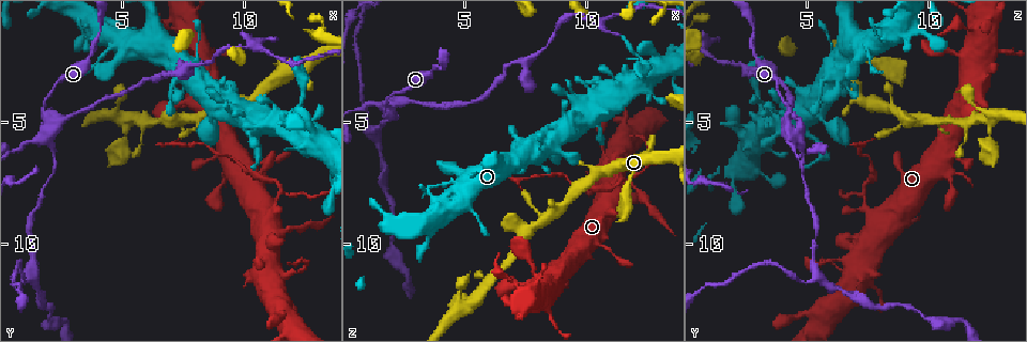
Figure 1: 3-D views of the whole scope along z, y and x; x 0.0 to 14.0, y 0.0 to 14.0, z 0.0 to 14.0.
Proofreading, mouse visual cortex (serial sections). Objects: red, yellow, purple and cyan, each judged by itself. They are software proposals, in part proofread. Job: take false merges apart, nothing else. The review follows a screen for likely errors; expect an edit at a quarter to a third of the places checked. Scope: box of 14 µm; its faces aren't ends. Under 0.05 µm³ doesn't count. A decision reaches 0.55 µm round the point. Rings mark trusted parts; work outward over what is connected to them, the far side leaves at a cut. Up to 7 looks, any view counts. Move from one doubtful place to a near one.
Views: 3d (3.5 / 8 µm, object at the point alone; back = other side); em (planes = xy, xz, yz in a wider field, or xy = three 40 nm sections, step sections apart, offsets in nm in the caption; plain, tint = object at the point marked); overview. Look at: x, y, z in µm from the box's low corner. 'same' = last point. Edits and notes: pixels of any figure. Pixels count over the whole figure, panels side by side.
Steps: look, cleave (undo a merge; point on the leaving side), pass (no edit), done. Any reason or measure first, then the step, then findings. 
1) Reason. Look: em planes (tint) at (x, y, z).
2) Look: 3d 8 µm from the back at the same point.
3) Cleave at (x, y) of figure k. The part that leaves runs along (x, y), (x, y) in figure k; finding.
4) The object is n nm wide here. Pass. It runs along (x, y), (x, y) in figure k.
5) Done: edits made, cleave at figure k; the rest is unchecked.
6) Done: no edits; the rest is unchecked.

Narrows sharply. Look: 3d 3.5 µm at (8.0, 5.3, 8.9).

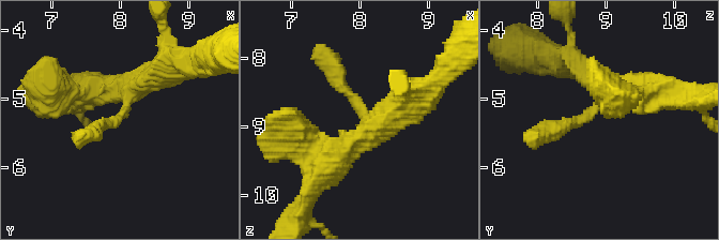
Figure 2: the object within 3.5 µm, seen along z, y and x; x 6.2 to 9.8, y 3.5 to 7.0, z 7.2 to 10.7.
Look: em xy step 5 (tint) at (8.00, 5.20, 8.75).

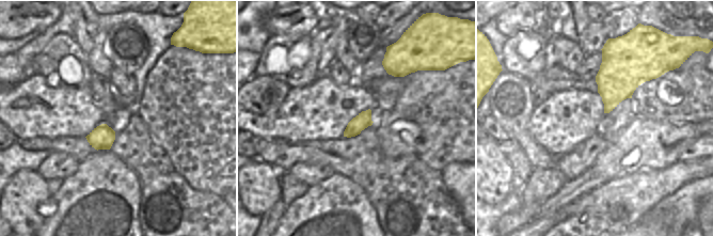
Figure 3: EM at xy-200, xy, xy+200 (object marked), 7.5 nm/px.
Pass. It runs along (158, 74), (132, 84), (125, 110), (86, 136) in figure 2; one cell here.

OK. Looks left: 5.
Sudden change in width. Look: 3d 8 µm at (9.7, 4.5, 4.3).

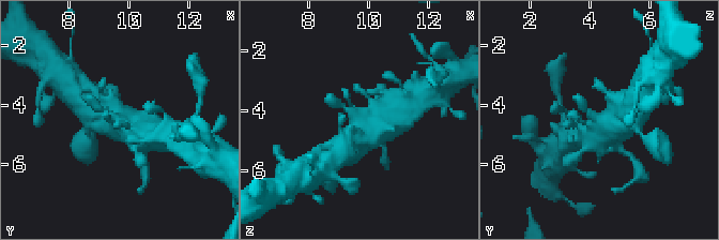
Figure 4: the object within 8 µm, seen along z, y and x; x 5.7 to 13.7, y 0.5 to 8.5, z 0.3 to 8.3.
Zoom in. Look: 3d 3.5 µm at (9.6, 4.5, 4.3).

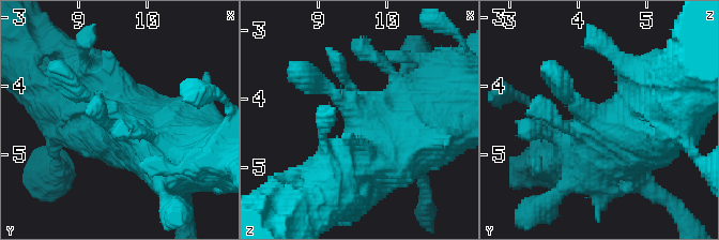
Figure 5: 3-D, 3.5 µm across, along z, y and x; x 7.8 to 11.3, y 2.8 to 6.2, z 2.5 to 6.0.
Pass. It runs along (367, 163), (394, 145), (315, 81) in figure 5; one cell here.

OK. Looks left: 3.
Calibre changes. Look: 3d 3.5 µm at (3.7, 1.0, 9.1).

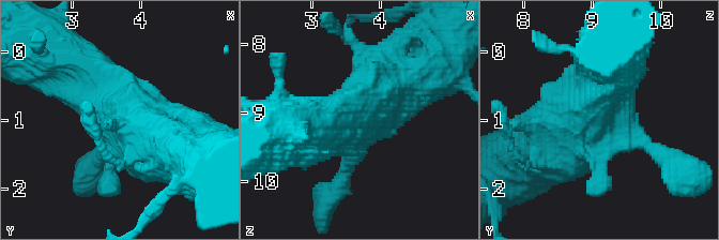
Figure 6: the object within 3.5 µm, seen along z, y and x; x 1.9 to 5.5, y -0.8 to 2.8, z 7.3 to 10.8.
Look: em xy step 1 (tint) at (3.70, 0.95, 9.05).

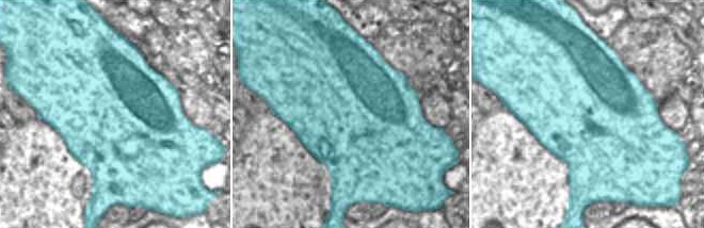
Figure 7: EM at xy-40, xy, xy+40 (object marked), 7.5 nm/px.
Pass. It runs along (196, 151), (140, 135), (88, 83) in figure 6; continuous, no second cell.

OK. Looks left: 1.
Done: no edits; the rest is unchecked.

